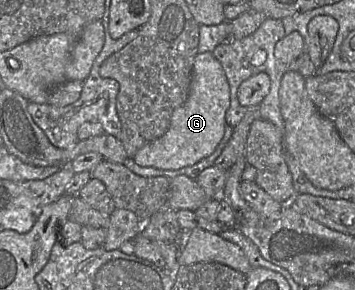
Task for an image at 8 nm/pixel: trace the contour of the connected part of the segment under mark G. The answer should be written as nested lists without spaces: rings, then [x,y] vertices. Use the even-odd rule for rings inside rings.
[[[212,52],[198,53],[193,64],[187,100],[172,113],[165,134],[137,151],[135,163],[142,167],[178,170],[201,161],[214,152],[223,138],[229,106],[230,86],[221,63]]]

